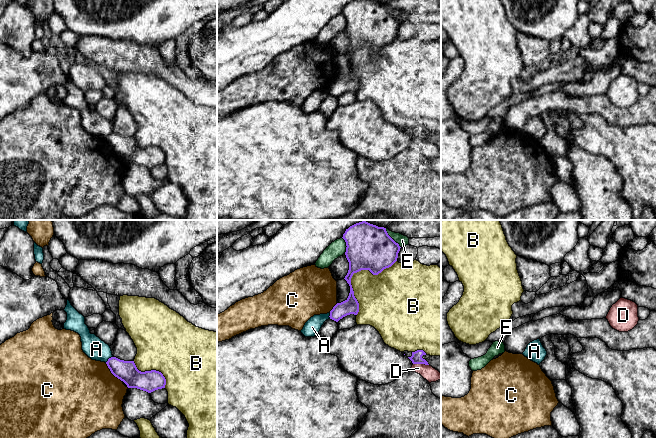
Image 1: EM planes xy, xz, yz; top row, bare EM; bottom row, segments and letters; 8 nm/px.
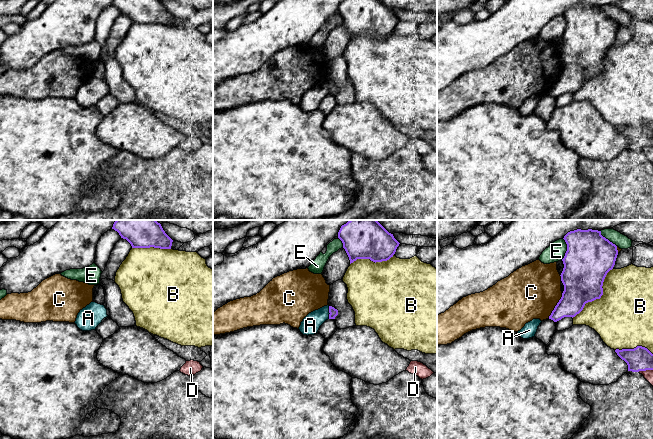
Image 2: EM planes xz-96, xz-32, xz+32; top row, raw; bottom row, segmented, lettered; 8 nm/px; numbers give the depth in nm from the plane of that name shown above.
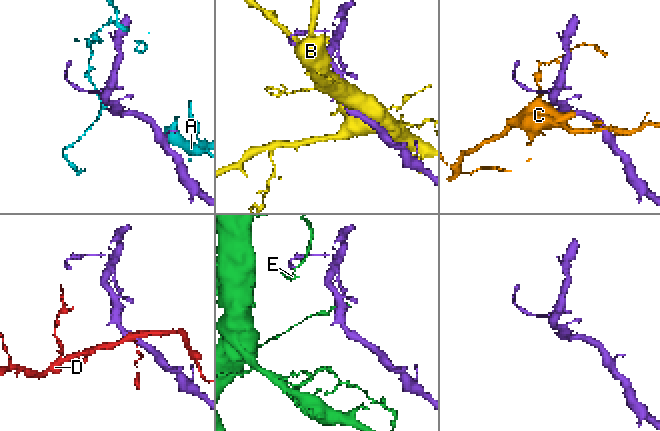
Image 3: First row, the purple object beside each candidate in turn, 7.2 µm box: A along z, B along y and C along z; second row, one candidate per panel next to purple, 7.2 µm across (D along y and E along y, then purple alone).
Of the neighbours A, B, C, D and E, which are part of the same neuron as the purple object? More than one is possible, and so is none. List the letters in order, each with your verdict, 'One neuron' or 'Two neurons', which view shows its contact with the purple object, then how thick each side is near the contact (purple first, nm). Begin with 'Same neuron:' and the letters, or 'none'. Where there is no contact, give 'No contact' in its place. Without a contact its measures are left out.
Same neuron: none
A: Two neurons. Touches purple in xy. Thickness 170 nm (purple) against 170 nm
B: Two neurons. Touches purple in xz. Thickness 360 nm (purple) against 320 nm
C: Two neurons. Touches purple in xy. Thickness 170 nm (purple) against 500 nm
D: Two neurons. Touches purple in xz. Thickness 90 nm (purple) against 120 nm
E: Two neurons. Touches purple in xz. Thickness 360 nm (purple) against 90 nm

